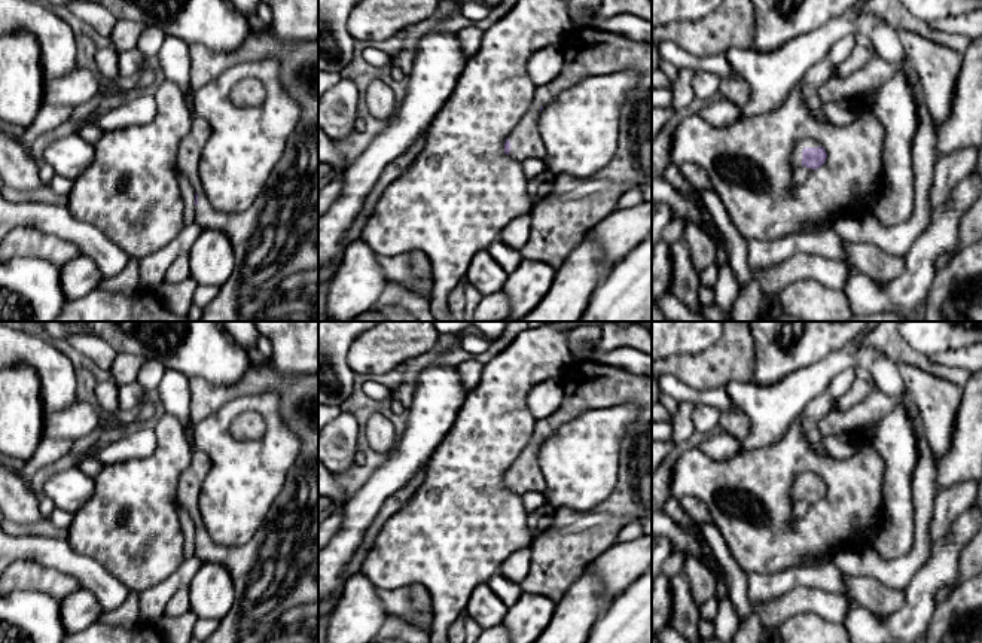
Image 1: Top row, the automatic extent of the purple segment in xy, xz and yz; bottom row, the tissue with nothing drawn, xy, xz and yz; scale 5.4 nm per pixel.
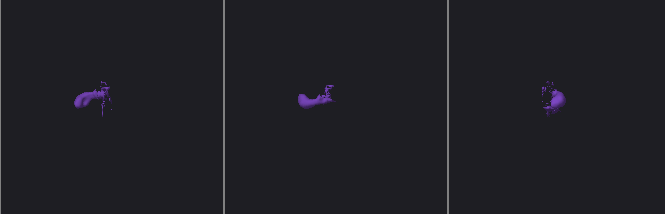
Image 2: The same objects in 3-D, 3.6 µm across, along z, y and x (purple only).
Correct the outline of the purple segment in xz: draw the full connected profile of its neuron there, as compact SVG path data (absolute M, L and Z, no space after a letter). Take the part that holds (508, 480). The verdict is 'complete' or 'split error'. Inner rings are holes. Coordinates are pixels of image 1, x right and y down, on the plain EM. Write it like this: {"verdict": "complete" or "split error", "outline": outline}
{"verdict": "split error", "outline": "M594 360L573 362L561 377L562 402L555 412L536 421L533 435L504 476L504 487L522 496L528 491L545 493L545 478L539 466L539 448L561 426L591 409L634 403L640 415L628 427L620 445L617 484L613 493L595 509L580 512L558 508L552 525L530 543L530 572L519 583L522 592L542 595L558 603L571 585L604 551L617 542L619 531L632 521L652 518L652 377L631 374L622 368L600 365Z"}

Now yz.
{"verdict": "split error", "outline": "M802 472L795 476L790 499L792 502L806 500L808 505L820 502L826 496L827 487L814 472Z"}

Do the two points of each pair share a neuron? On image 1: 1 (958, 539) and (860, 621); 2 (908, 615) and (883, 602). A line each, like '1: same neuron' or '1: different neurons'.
1: same neuron
2: different neurons

